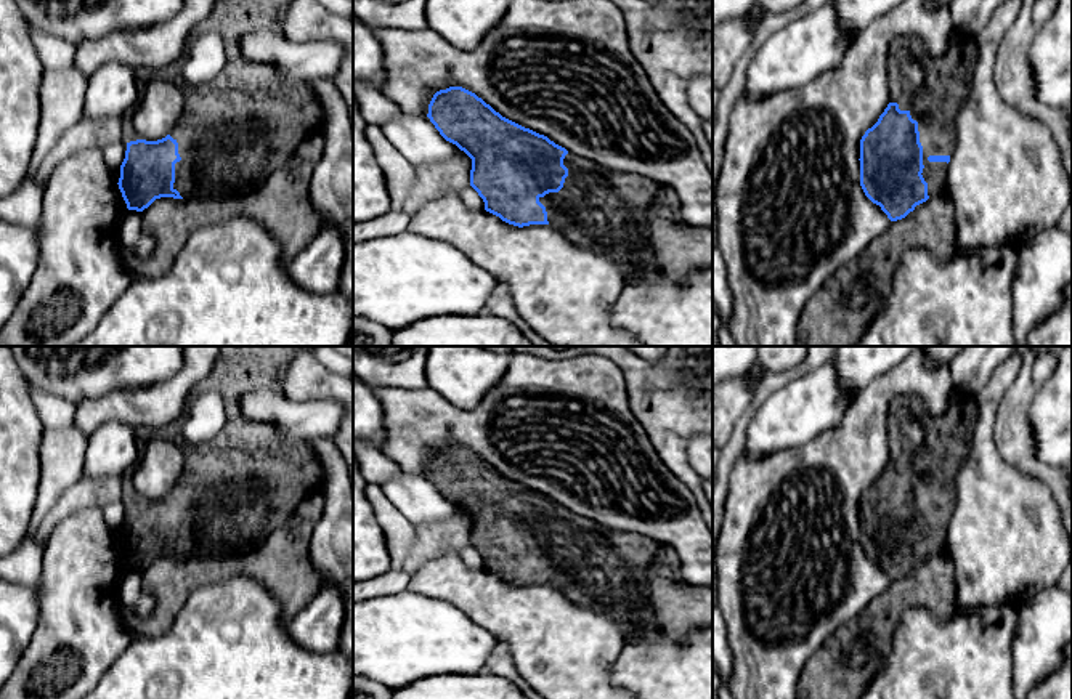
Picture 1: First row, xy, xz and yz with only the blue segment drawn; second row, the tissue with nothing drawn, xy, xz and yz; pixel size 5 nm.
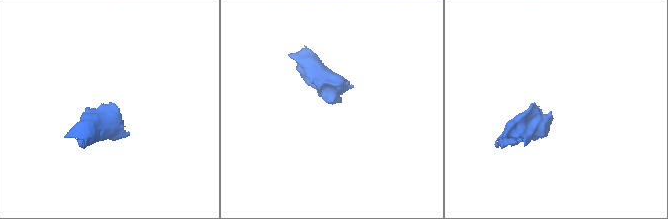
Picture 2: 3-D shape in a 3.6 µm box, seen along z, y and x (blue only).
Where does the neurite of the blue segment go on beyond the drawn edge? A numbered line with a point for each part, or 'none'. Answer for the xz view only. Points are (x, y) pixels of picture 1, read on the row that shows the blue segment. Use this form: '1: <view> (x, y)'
1: xz (602, 210)

